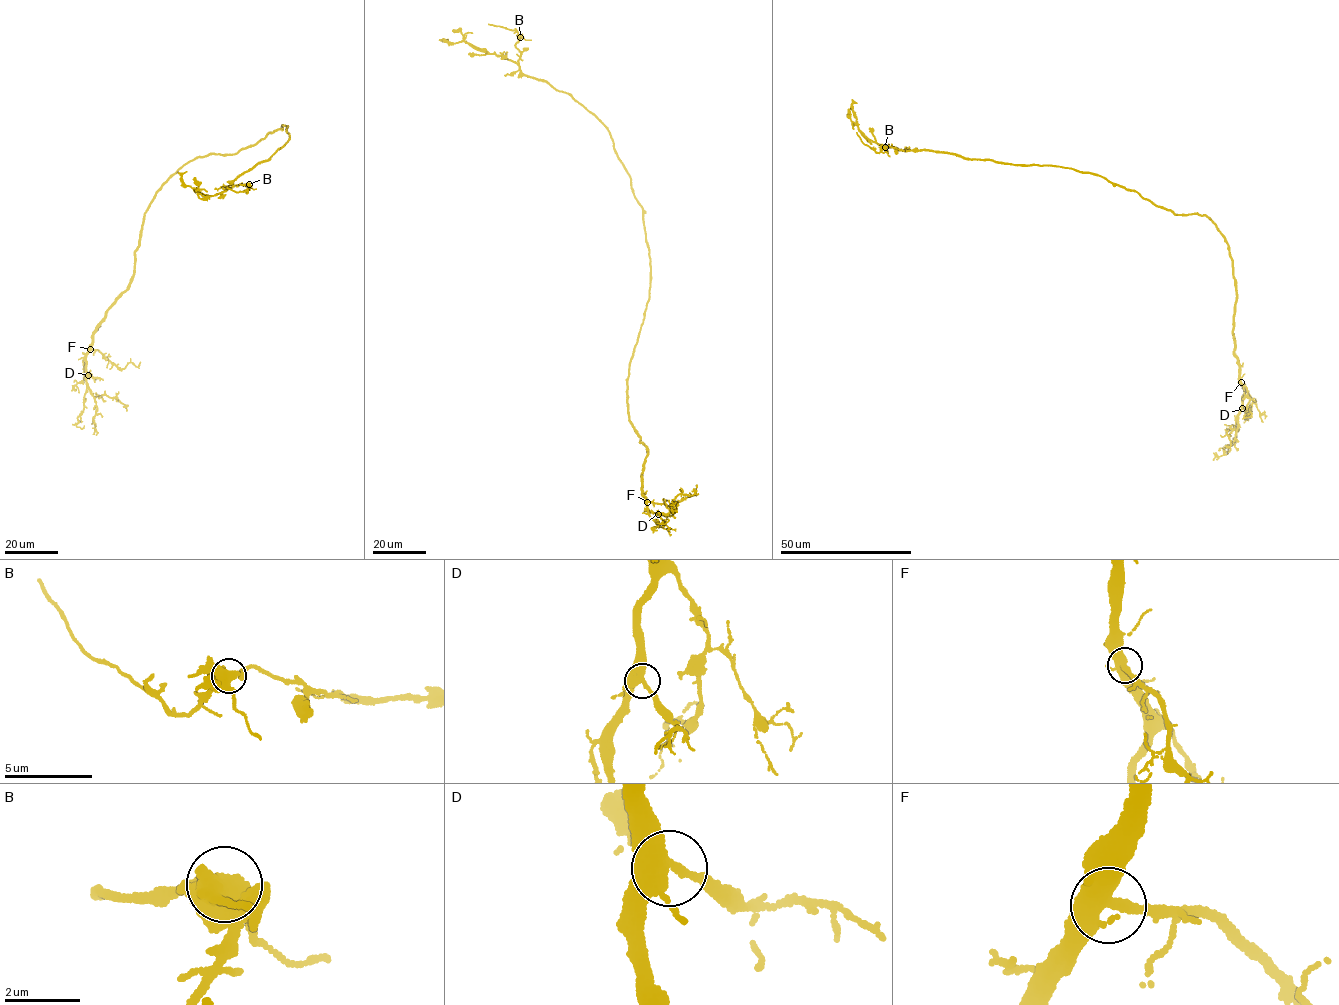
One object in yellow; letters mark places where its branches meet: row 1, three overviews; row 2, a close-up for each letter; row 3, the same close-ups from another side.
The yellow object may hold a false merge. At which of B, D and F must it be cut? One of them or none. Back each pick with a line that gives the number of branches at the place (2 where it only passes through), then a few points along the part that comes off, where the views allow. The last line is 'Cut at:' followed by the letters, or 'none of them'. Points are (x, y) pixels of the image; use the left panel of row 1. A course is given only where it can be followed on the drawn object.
Cut at: none of them

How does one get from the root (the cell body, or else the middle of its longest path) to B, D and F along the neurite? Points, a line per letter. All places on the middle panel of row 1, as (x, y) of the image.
B: (649, 296), (650, 261), (642, 207), (610, 132), (569, 94), (523, 73), (515, 46), (520, 37)
D: (649, 296), (629, 366), (627, 399), (628, 420), (649, 451), (641, 474), (642, 493), (648, 510), (658, 514)
F: (649, 296), (629, 366), (627, 399), (628, 420), (648, 449), (641, 475), (642, 493), (647, 502)

